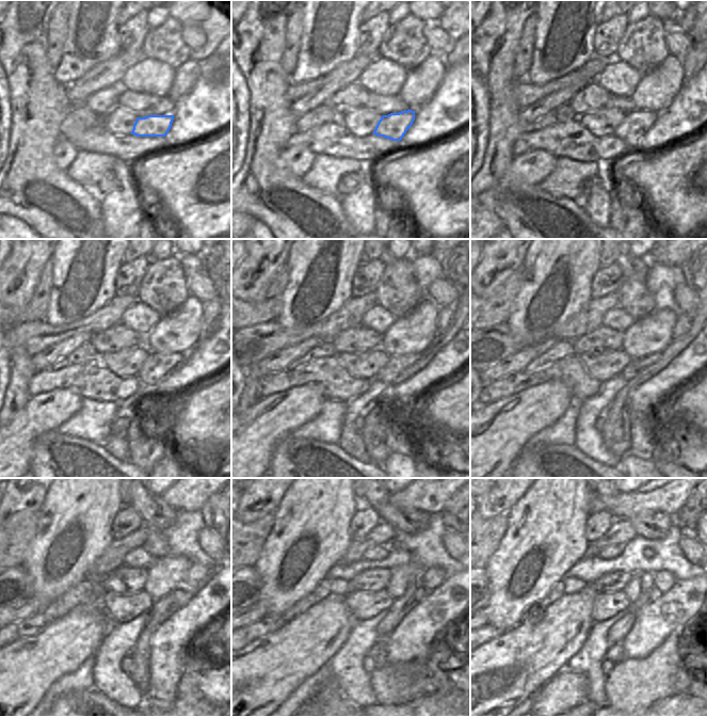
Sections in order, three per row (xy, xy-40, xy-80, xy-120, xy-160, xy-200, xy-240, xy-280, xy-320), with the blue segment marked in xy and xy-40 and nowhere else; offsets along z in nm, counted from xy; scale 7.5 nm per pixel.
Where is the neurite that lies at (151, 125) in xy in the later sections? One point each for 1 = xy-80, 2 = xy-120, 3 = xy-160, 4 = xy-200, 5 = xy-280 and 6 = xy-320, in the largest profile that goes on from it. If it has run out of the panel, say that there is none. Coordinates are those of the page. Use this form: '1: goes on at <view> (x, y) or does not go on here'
1: goes on at xy-80 (636, 123)
2: goes on at xy-120 (158, 365)
3: goes on at xy-160 (395, 366)
4: goes on at xy-200 (635, 366)
5: goes on at xy-280 (421, 592)
6: goes on at xy-320 (656, 593)

